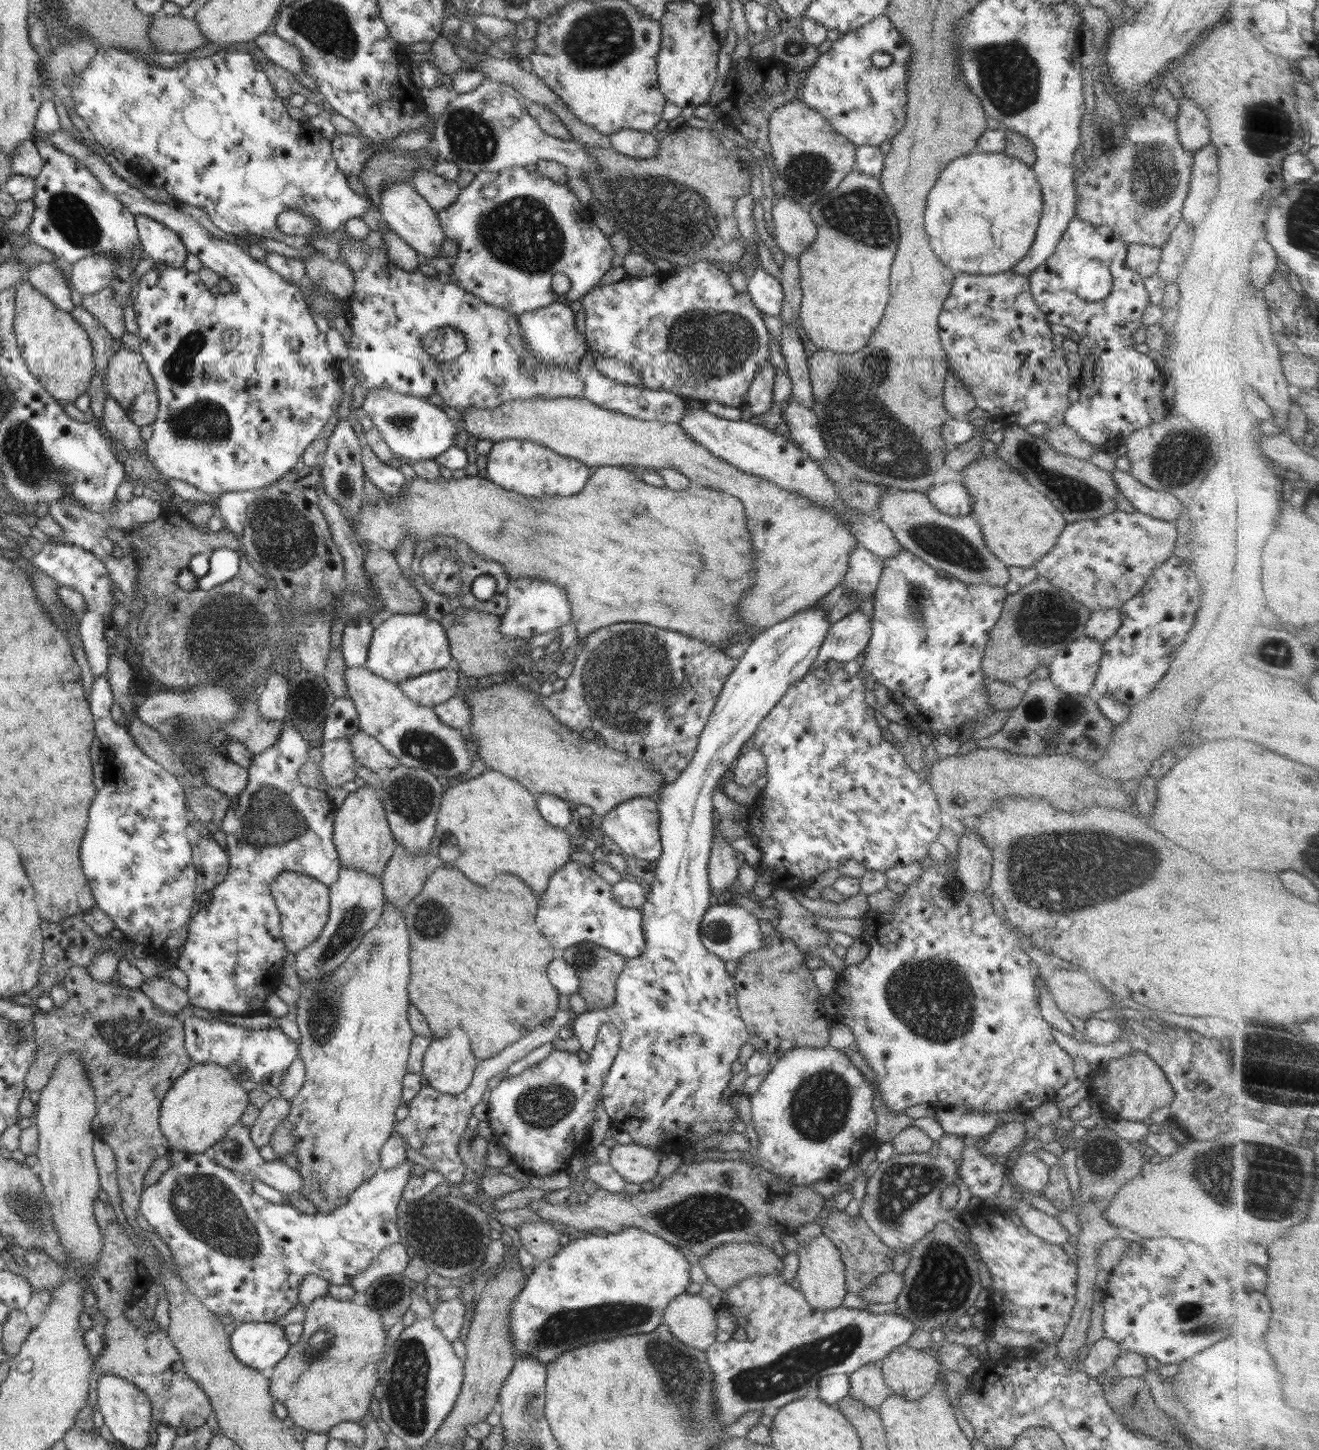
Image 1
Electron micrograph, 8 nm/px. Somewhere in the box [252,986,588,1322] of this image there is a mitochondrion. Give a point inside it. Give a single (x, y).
(446, 1241)

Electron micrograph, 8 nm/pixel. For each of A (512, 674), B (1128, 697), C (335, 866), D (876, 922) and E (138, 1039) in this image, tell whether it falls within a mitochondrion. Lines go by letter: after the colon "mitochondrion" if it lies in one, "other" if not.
A: other
B: other
C: other
D: other
E: mitochondrion

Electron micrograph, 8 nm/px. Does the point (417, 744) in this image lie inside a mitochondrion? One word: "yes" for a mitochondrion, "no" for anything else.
yes

